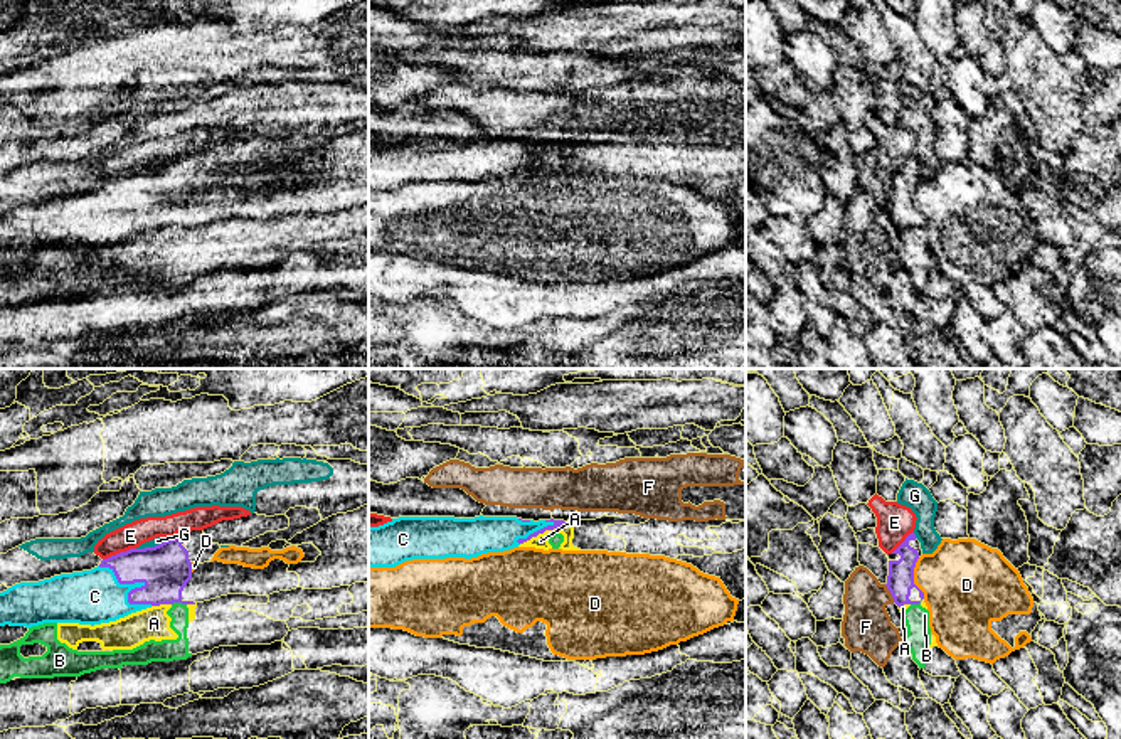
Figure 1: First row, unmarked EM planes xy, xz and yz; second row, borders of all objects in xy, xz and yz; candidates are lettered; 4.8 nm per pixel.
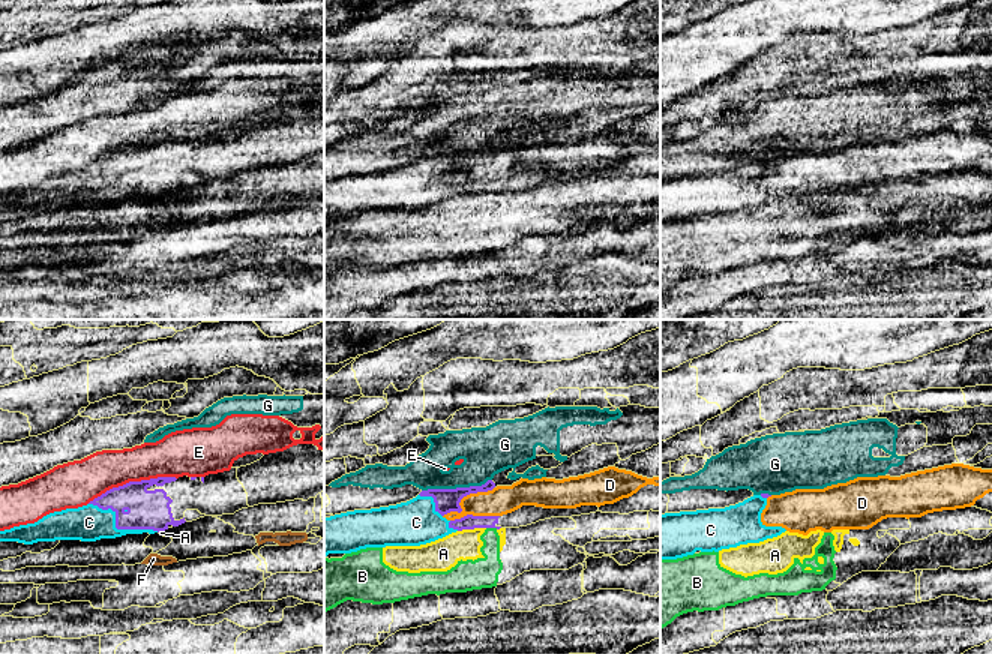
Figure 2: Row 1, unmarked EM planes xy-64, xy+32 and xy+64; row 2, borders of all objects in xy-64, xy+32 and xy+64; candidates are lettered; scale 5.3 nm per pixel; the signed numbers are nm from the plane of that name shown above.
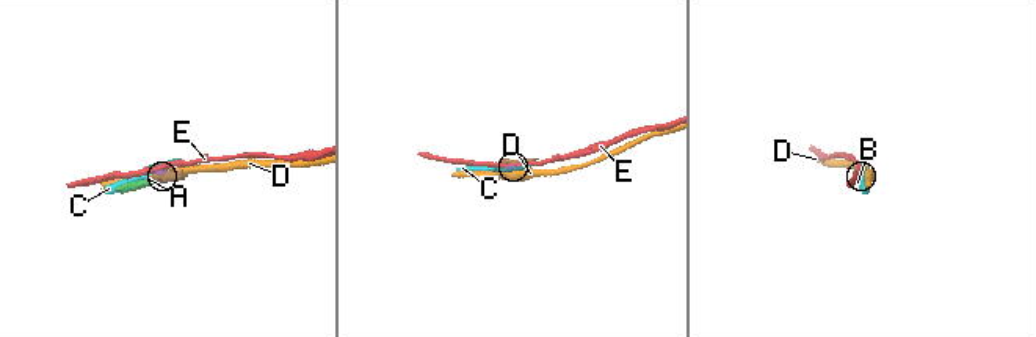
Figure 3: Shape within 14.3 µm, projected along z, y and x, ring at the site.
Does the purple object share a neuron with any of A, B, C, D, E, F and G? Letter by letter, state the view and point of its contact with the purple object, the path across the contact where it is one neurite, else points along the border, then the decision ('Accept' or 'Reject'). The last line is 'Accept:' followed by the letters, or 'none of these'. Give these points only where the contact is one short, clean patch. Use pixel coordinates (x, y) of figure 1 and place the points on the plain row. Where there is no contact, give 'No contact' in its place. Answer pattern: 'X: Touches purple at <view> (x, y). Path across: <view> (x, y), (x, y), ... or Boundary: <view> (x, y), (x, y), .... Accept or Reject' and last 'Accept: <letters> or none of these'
A: Touches purple at xz (542, 155). Boundary: xz (566, 145), (546, 152), (520, 167). Reject
B: Touches purple at xy (179, 224). Boundary: xy (185, 226), (172, 228). Reject
C: Touches purple at xy (135, 211). Path across: xy (165, 192), (135, 211), (115, 211), (95, 219). Accept
D: Touches purple at yz (913, 201). Reject
E: Touches purple at xy (120, 175). Reject
F: Touches purple at yz (891, 216). Boundary: yz (884, 207), (894, 224). Reject
G: Touches purple at xy (162, 165). Boundary: xy (184, 155), (137, 172). Reject
Accept: C

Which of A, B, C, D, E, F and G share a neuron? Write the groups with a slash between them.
A B / C / D / E / F / G

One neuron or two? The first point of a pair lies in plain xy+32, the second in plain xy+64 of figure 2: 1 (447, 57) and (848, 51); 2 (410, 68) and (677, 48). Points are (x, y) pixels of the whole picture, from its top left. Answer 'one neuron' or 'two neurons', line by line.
1: one neuron
2: two neurons

